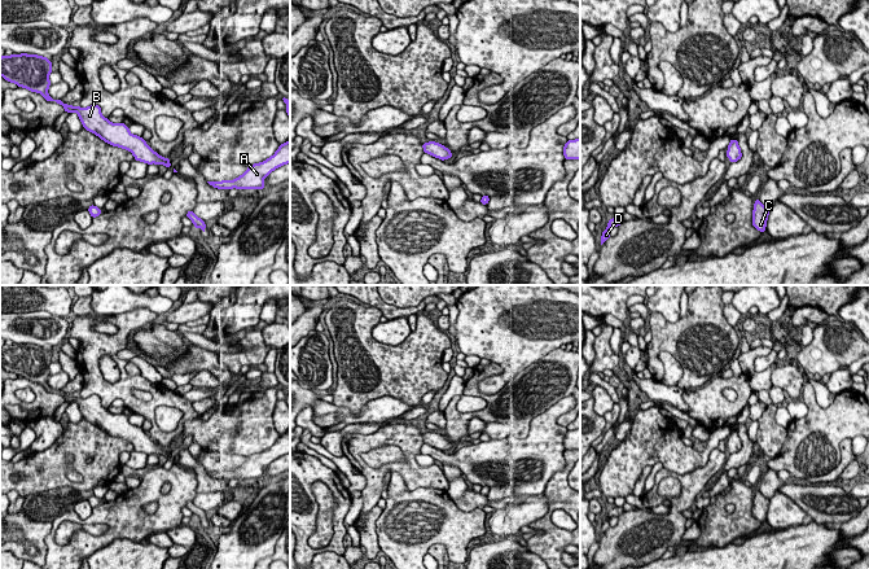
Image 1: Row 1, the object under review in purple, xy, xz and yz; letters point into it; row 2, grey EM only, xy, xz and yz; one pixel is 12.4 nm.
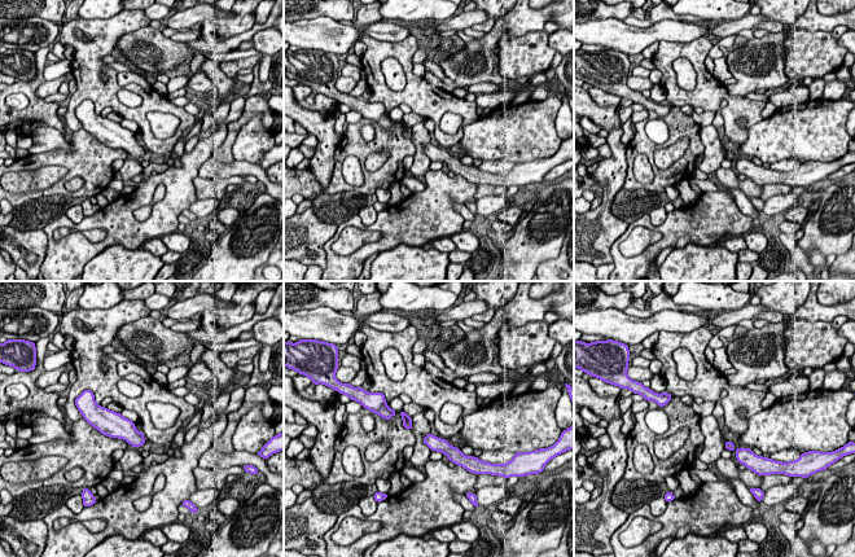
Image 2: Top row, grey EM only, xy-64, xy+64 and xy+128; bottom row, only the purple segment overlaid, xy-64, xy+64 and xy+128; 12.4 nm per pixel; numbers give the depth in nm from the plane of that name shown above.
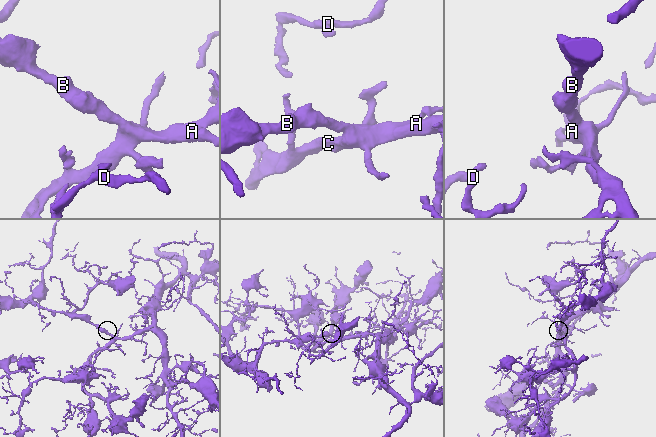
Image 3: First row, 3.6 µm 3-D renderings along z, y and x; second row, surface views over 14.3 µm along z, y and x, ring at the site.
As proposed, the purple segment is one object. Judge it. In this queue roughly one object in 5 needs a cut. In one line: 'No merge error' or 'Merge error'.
No merge error

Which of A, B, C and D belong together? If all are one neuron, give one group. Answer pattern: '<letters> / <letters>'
A B C D

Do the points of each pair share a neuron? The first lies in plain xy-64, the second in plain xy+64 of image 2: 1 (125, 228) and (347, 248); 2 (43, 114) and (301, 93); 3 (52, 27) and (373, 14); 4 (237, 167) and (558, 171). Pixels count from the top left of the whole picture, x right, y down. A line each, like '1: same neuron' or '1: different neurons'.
1: different neurons
2: same neuron
3: different neurons
4: different neurons

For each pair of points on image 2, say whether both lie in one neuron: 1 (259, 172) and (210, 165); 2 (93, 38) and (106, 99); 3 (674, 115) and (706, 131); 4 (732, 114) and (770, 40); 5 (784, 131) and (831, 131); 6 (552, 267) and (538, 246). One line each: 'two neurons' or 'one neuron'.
1: one neuron
2: one neuron
3: two neurons
4: two neurons
5: one neuron
6: two neurons

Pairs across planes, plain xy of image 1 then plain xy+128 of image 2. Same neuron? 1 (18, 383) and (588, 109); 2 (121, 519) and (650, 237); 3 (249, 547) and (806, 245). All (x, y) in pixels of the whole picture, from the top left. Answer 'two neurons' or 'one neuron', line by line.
1: two neurons
2: two neurons
3: one neuron

